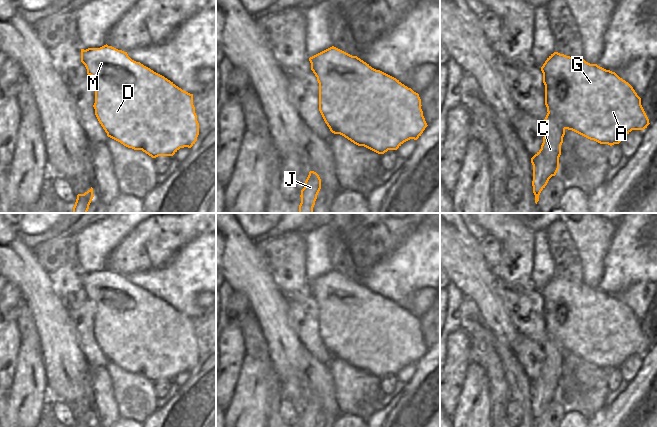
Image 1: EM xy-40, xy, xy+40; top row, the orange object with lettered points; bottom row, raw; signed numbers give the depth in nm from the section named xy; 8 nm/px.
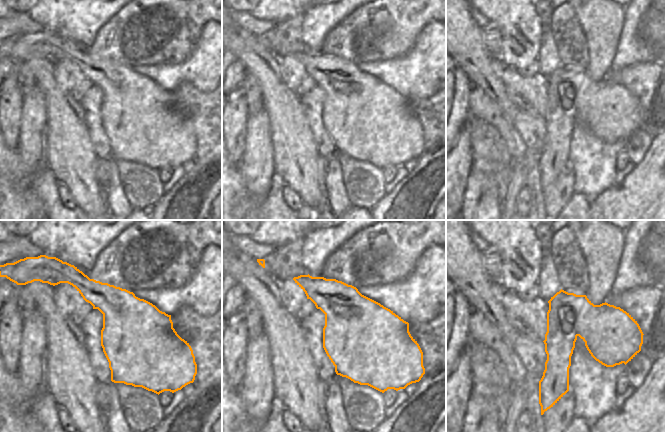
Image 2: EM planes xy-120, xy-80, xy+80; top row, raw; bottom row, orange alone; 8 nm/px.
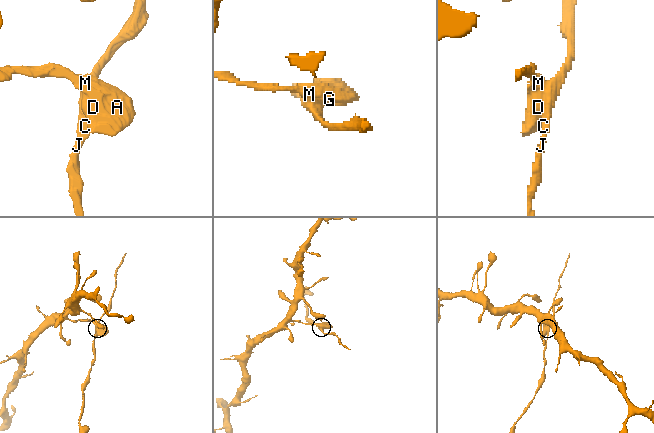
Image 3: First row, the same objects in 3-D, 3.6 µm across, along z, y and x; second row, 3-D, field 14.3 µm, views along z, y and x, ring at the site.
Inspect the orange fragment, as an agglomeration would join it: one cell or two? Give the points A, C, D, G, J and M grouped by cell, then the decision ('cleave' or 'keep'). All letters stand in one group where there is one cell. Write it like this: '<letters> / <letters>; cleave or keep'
A D G M / C J; cleave

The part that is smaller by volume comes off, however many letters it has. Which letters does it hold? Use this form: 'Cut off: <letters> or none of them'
Cut off: C, J

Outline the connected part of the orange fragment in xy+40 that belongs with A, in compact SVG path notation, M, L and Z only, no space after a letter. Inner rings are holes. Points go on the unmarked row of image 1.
M554 276L547 282L541 295L545 309L547 336L552 338L565 353L572 354L600 368L612 370L619 368L632 354L644 354L650 348L641 329L641 322L633 311L615 296L606 294L597 288L590 288L583 282L572 282L558 276ZM558 306L564 306L567 309L564 322L558 322L555 317L555 309Z

